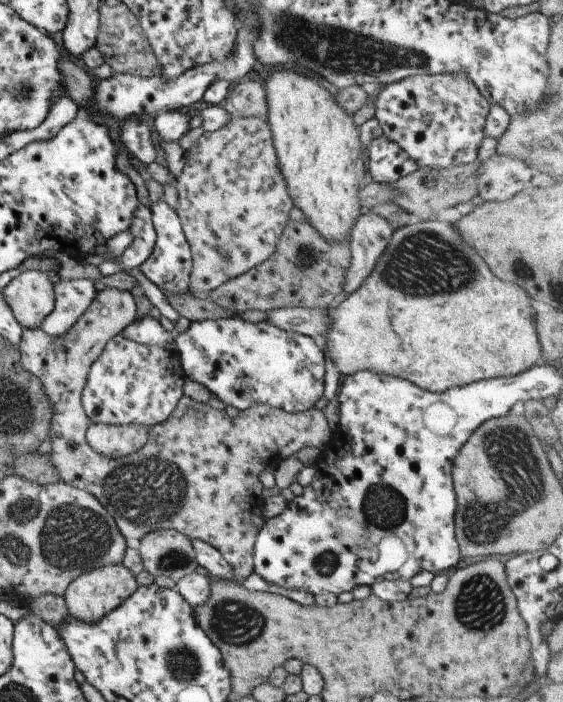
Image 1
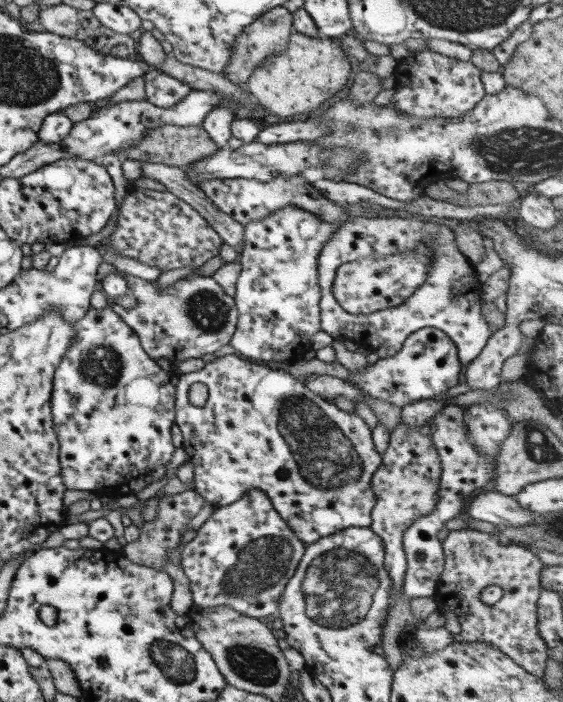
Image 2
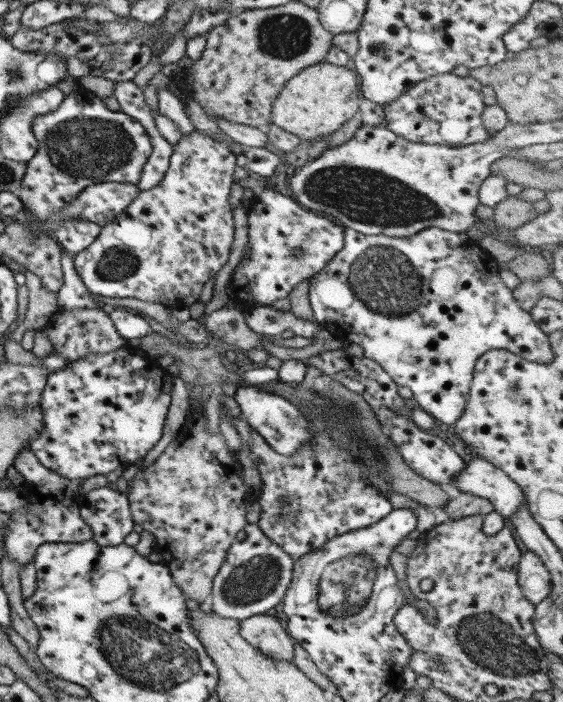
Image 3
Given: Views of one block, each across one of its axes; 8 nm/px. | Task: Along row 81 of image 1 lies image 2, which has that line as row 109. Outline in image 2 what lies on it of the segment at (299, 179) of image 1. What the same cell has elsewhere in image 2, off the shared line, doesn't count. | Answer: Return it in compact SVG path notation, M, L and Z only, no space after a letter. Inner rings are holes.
M293 30L286 51L266 57L243 87L267 111L283 120L298 114L307 116L348 82L352 64L346 55L330 37L313 38Z

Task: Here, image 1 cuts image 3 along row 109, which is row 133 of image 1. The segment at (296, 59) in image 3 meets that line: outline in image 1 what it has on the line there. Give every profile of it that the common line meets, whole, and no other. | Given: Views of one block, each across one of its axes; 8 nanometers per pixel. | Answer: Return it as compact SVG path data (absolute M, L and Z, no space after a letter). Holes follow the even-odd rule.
M231 117L219 130L205 131L186 151L185 166L176 181L176 213L193 259L192 295L208 296L224 282L265 262L276 251L295 205L279 166L271 129L262 117Z

